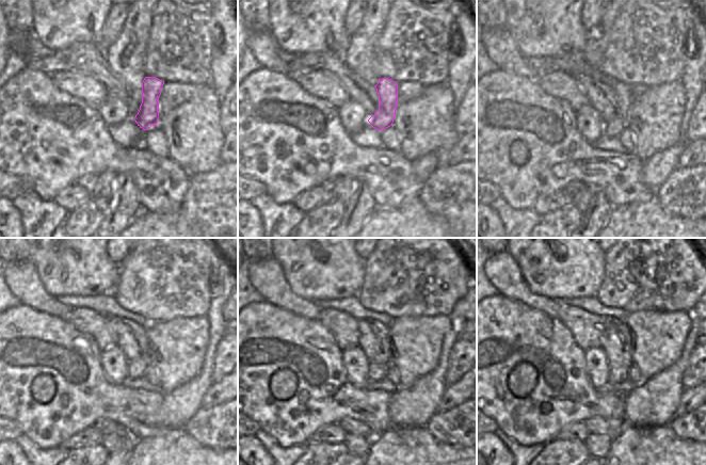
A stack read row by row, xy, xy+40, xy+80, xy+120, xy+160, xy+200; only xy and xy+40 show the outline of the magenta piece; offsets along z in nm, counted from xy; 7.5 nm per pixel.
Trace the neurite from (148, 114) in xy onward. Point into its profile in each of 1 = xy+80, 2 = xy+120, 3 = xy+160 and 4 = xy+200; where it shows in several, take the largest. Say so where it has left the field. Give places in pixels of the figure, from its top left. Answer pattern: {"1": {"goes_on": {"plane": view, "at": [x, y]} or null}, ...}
{"1": {"goes_on": {"plane": "xy+80", "at": [613, 127]}}, "2": {"goes_on": {"plane": "xy+120", "at": [135, 368]}}, "3": {"goes_on": {"plane": "xy+160", "at": [376, 371]}}, "4": {"goes_on": {"plane": "xy+200", "at": [616, 374]}}}

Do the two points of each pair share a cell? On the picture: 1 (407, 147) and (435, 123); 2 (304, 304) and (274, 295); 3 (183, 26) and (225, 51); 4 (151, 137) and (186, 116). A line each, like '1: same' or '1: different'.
1: same
2: same
3: different
4: different

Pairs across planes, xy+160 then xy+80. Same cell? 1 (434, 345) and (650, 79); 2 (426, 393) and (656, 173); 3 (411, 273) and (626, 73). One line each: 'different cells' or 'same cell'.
1: different cells
2: same cell
3: same cell

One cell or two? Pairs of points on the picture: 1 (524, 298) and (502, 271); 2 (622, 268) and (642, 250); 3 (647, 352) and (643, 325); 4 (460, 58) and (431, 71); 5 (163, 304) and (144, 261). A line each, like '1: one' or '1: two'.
1: one
2: one
3: one
4: two
5: one

